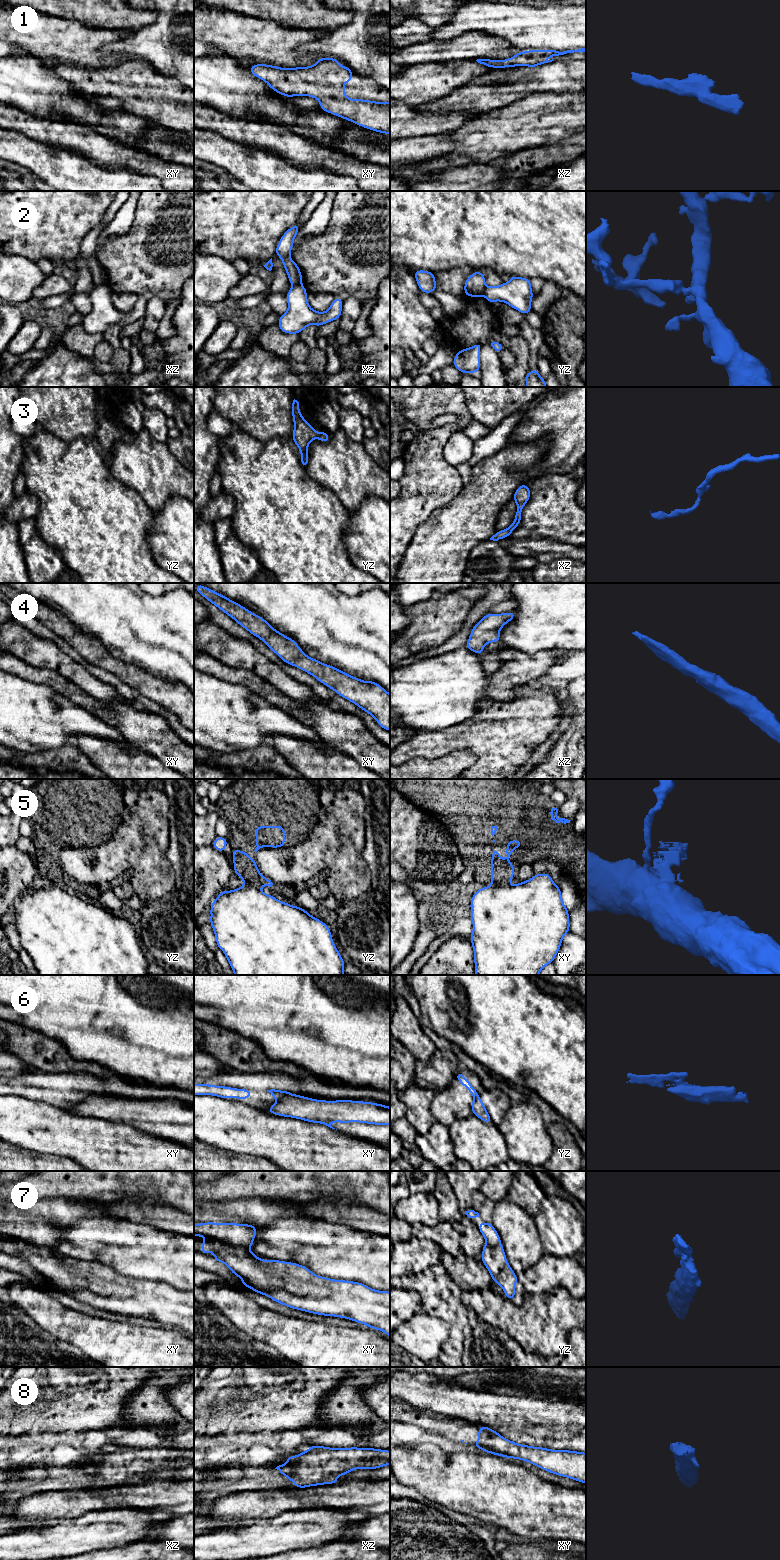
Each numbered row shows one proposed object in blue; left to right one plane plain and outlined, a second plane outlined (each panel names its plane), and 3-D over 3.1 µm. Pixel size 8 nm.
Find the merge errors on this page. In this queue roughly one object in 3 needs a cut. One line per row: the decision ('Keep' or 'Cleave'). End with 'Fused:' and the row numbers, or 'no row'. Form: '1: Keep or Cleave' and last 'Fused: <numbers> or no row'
1: Keep
2: Cleave
3: Keep
4: Keep
5: Cleave
6: Cleave
7: Cleave
8: Keep
Fused: 2, 5, 6, 7

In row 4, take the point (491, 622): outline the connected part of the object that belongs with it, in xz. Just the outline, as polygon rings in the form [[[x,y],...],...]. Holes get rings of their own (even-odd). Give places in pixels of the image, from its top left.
[[[514,612],[488,613],[471,629],[469,639],[465,645],[472,652],[482,655],[482,649],[491,642],[500,642],[500,630],[505,624],[515,618]]]

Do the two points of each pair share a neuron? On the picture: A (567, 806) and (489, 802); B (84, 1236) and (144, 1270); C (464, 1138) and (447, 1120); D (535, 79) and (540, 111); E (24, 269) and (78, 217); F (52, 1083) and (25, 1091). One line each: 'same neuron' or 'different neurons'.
A: different neurons
B: same neuron
C: different neurons
D: different neurons
E: different neurons
F: same neuron

